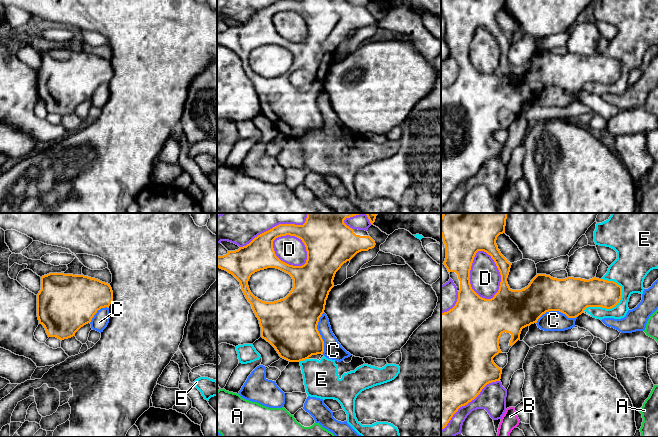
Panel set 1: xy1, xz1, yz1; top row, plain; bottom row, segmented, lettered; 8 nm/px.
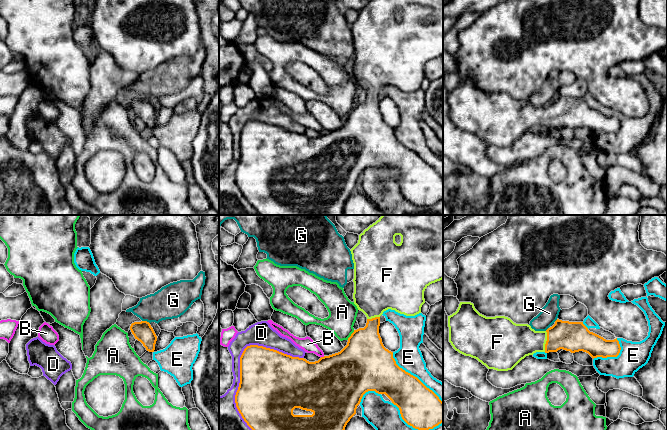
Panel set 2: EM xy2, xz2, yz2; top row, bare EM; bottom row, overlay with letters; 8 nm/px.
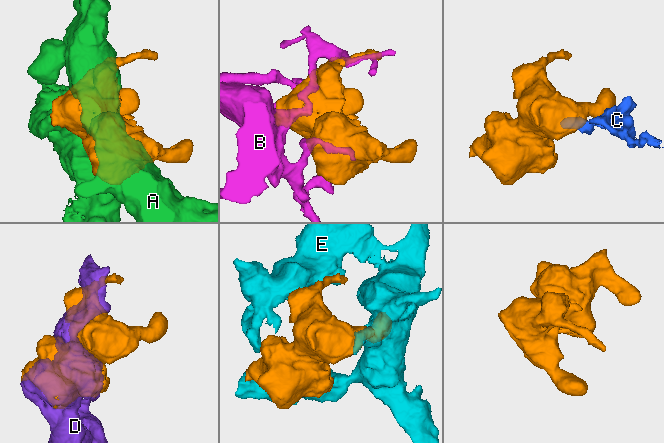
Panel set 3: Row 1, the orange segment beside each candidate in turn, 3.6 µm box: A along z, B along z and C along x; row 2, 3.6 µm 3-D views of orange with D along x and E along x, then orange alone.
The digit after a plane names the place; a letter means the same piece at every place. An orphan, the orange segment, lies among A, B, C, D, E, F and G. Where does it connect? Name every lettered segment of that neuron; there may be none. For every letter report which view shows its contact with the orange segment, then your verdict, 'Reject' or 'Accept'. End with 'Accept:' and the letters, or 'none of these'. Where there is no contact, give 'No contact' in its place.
A: Touches orange in xz2. Reject
B: Touches orange in xz2. Reject
C: Touches orange in yz1. Reject
D: Touches orange in xz2. Reject
E: Touches orange in yz1. Reject
F: Touches orange in yz2. Accept
G: Touches orange in xy2. Reject
Accept: F

